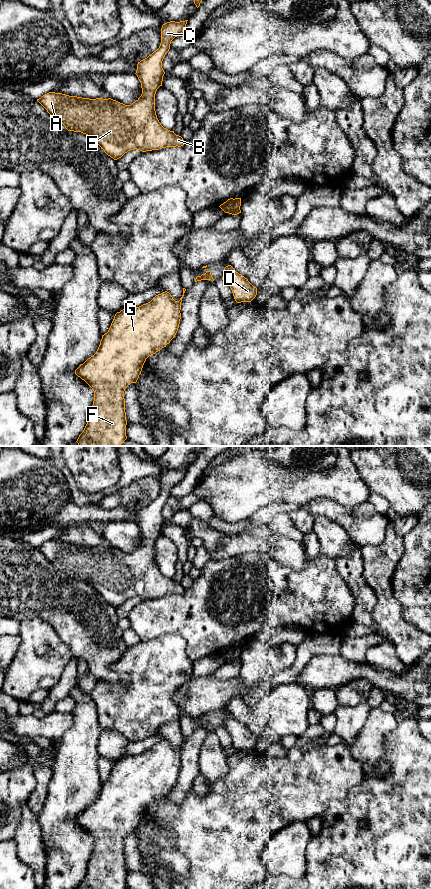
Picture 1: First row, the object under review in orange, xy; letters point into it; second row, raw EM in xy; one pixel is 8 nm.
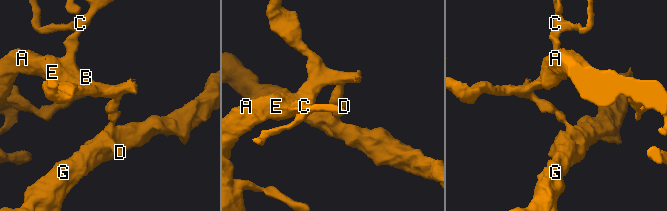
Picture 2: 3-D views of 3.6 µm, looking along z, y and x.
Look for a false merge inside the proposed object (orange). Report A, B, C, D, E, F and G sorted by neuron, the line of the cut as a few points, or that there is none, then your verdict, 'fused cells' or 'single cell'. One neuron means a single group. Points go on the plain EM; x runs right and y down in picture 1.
A B C E / D F G; cut in xy along (239, 656), (229, 661); fused cells

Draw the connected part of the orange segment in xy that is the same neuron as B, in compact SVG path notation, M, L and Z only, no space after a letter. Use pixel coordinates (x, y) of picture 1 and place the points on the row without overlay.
M188 468L162 473L159 496L137 512L142 542L131 553L111 546L89 547L49 540L37 549L68 579L91 585L104 600L117 608L130 598L142 600L181 595L185 589L164 576L155 559L155 542L165 522L162 509L171 489L180 483Z

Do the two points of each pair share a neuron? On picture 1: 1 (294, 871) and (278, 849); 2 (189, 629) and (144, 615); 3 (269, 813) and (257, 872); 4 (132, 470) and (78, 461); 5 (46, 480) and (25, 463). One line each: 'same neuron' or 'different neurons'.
1: same neuron
2: same neuron
3: same neuron
4: different neurons
5: same neuron

